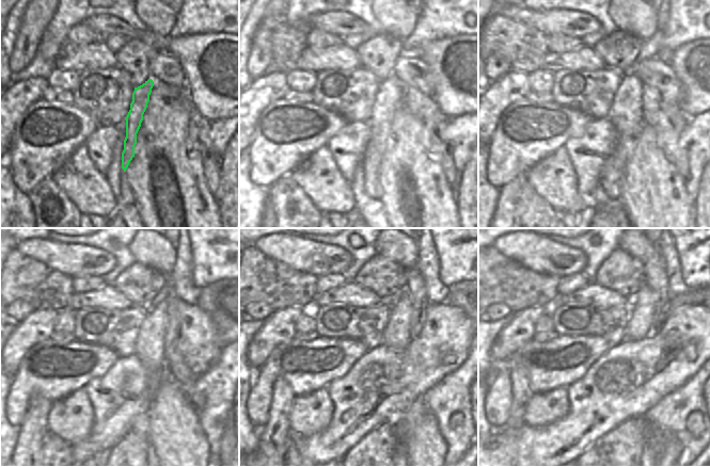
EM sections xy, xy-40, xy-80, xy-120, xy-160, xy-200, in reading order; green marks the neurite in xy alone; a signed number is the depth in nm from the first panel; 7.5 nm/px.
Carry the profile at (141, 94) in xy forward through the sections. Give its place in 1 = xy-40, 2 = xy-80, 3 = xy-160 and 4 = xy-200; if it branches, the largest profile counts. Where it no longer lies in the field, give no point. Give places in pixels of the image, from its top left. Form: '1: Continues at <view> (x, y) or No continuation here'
1: Continues at xy-40 (388, 99)
2: Continues at xy-80 (626, 114)
3: Continues at xy-160 (396, 336)
4: Continues at xy-200 (640, 325)

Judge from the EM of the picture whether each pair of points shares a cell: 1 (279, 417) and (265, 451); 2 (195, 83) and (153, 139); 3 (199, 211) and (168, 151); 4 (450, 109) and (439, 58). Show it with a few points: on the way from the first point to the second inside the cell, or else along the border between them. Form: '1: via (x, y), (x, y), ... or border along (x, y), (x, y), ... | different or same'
1: via (279, 425), (270, 443) | same
2: border along (185, 90), (192, 106) | different
3: via (184, 196), (180, 192), (174, 166) | same
4: via (450, 96), (450, 81), (442, 70) | same

